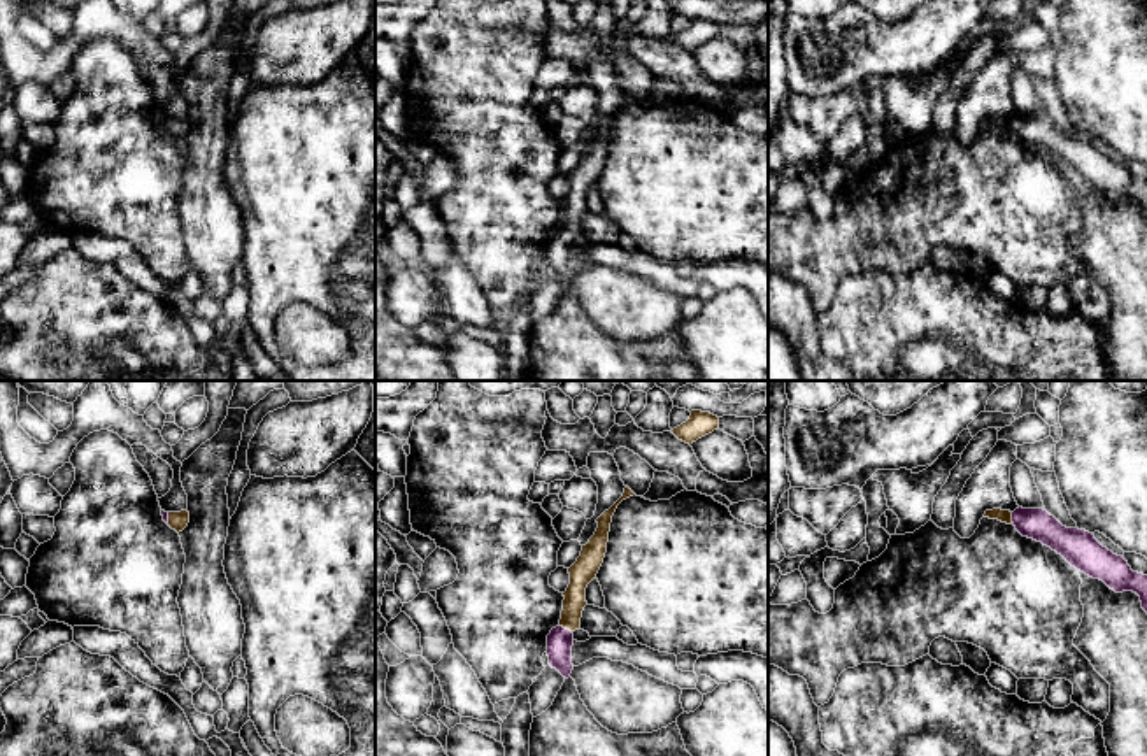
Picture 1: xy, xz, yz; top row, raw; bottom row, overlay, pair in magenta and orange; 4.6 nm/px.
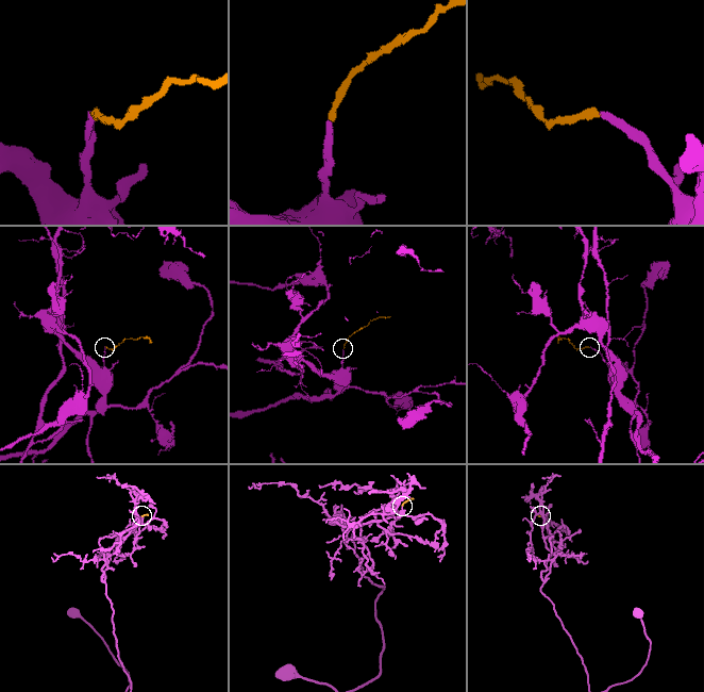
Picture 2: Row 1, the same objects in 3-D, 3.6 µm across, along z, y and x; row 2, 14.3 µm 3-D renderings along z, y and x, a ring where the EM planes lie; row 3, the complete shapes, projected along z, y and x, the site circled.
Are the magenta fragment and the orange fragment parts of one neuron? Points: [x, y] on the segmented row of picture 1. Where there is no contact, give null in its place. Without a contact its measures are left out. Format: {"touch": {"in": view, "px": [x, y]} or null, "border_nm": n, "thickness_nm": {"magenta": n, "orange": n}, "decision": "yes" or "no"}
{"touch": {"in": "xz", "px": [565, 628]}, "border_nm": 70, "thickness_nm": {"magenta": 120, "orange": 100}, "decision": "yes"}

